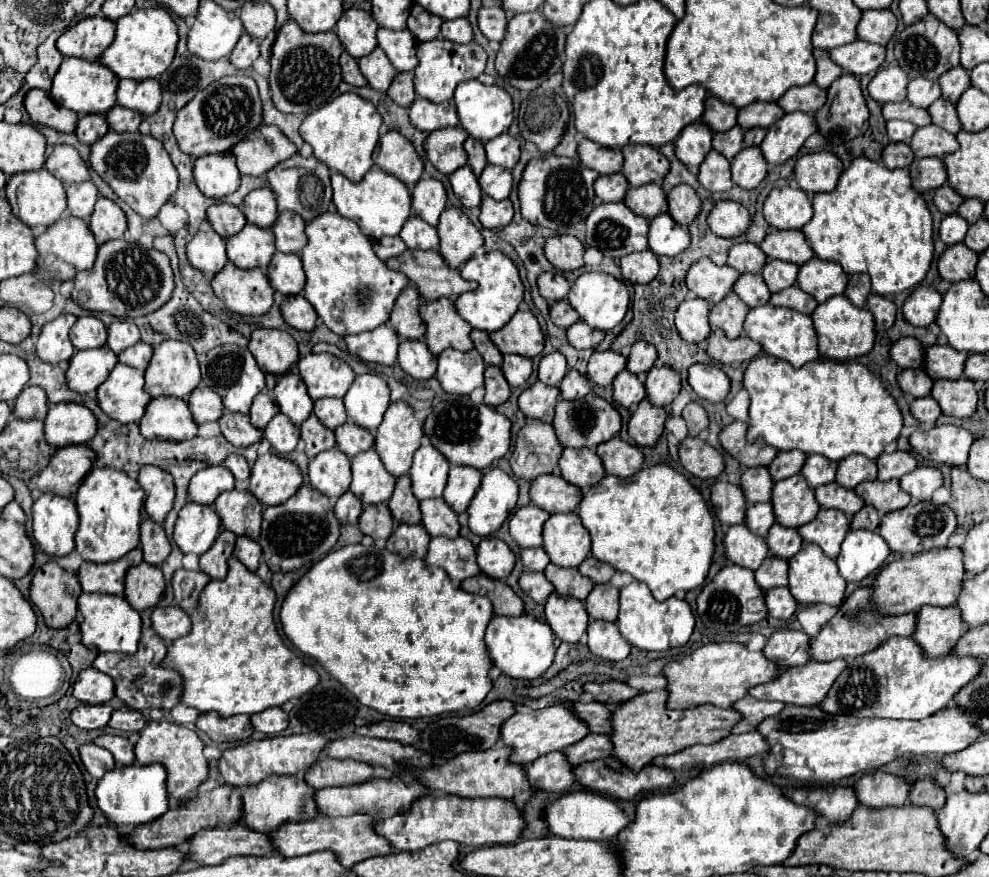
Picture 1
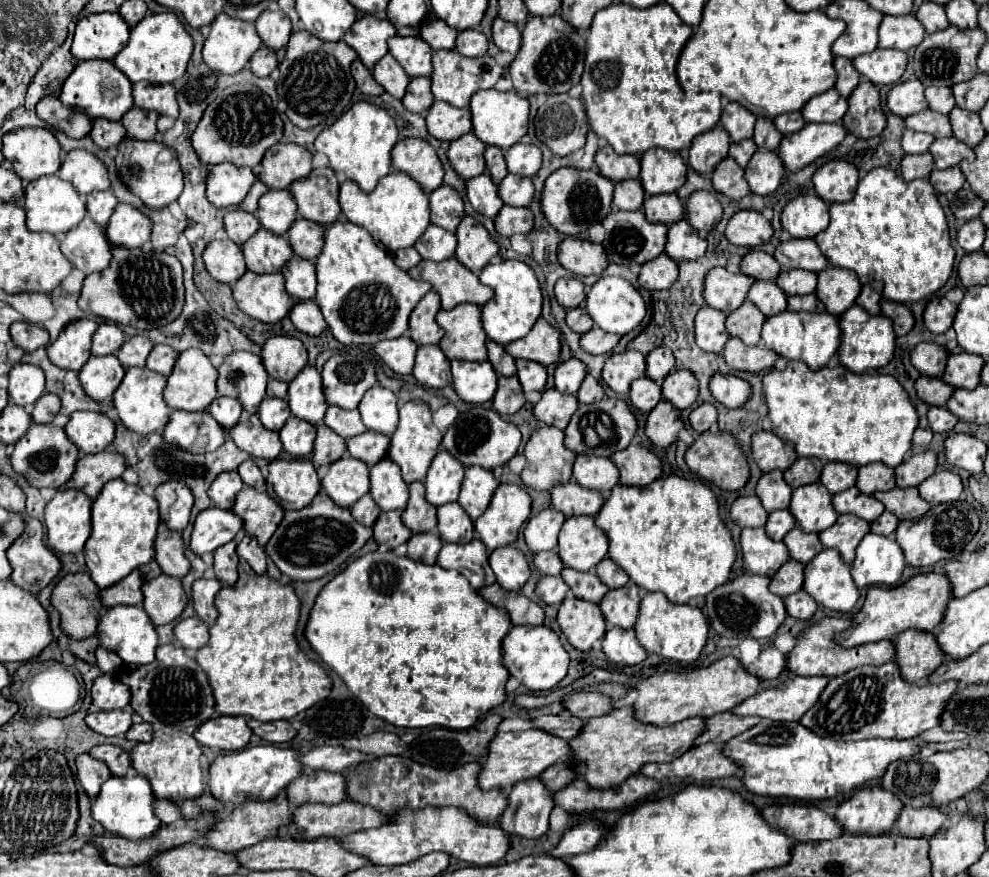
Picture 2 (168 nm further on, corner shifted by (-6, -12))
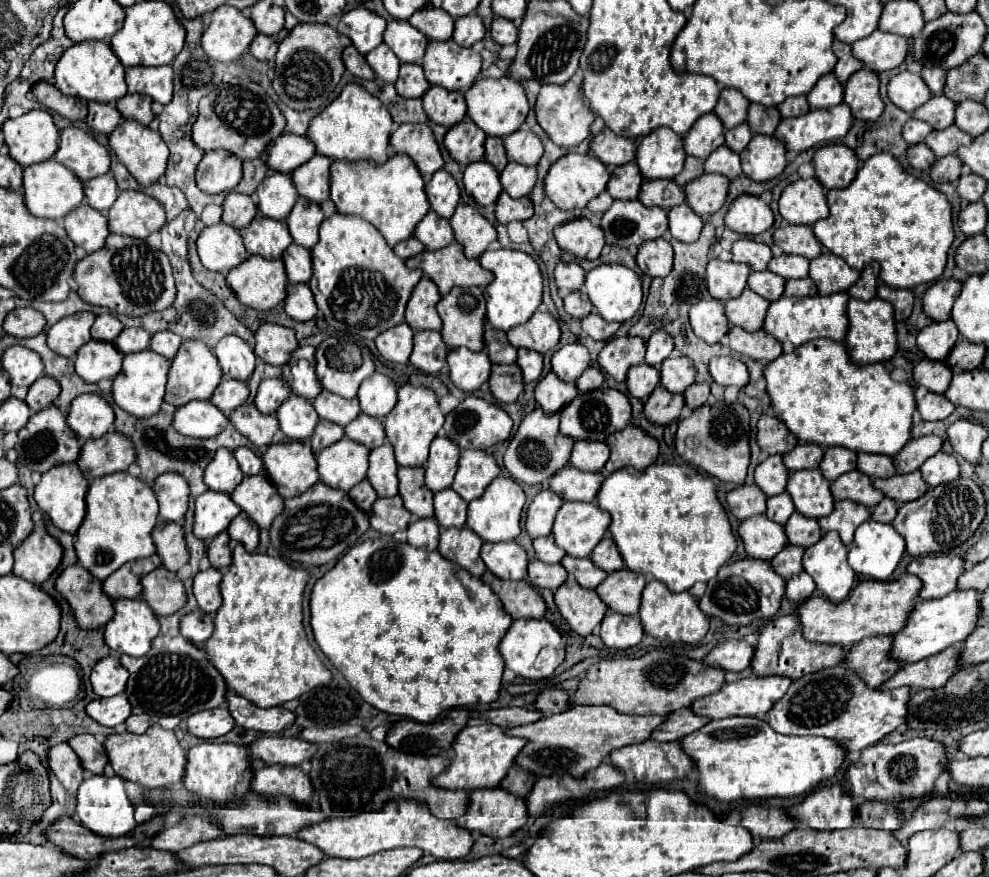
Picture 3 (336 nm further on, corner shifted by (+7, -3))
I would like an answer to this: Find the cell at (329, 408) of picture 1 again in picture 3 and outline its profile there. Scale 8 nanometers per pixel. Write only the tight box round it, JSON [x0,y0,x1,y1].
[312,390,360,426]

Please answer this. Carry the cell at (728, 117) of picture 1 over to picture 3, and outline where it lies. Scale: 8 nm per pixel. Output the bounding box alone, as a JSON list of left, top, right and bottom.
[714,88,748,128]

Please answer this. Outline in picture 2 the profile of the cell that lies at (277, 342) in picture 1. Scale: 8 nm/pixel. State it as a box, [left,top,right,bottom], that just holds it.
[261,335,307,383]

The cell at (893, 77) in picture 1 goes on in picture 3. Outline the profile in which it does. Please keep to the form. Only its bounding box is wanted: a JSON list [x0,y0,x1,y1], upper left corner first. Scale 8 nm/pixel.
[888,72,930,112]

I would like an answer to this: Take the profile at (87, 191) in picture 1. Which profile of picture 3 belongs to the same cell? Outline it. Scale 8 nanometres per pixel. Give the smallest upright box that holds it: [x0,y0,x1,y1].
[84,172,118,212]

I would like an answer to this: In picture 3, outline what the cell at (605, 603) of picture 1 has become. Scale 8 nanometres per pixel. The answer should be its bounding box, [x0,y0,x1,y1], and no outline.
[596,568,646,614]

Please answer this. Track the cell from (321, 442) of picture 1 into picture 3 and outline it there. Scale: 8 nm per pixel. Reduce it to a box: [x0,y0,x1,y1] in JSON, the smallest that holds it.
[310,420,344,454]

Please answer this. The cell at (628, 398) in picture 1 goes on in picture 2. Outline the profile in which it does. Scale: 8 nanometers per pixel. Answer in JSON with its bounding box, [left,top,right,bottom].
[629,377,661,413]

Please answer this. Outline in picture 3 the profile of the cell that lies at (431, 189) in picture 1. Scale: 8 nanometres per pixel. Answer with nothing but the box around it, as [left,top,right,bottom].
[426,170,460,218]

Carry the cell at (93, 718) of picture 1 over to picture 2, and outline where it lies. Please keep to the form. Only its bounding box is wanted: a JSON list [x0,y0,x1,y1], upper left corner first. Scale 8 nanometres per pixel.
[85,707,133,737]

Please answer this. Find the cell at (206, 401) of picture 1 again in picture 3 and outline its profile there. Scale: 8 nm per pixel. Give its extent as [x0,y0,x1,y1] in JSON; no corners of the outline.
[212,380,248,414]

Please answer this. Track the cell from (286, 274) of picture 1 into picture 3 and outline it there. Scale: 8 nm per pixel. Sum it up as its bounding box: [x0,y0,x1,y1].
[282,244,312,284]

